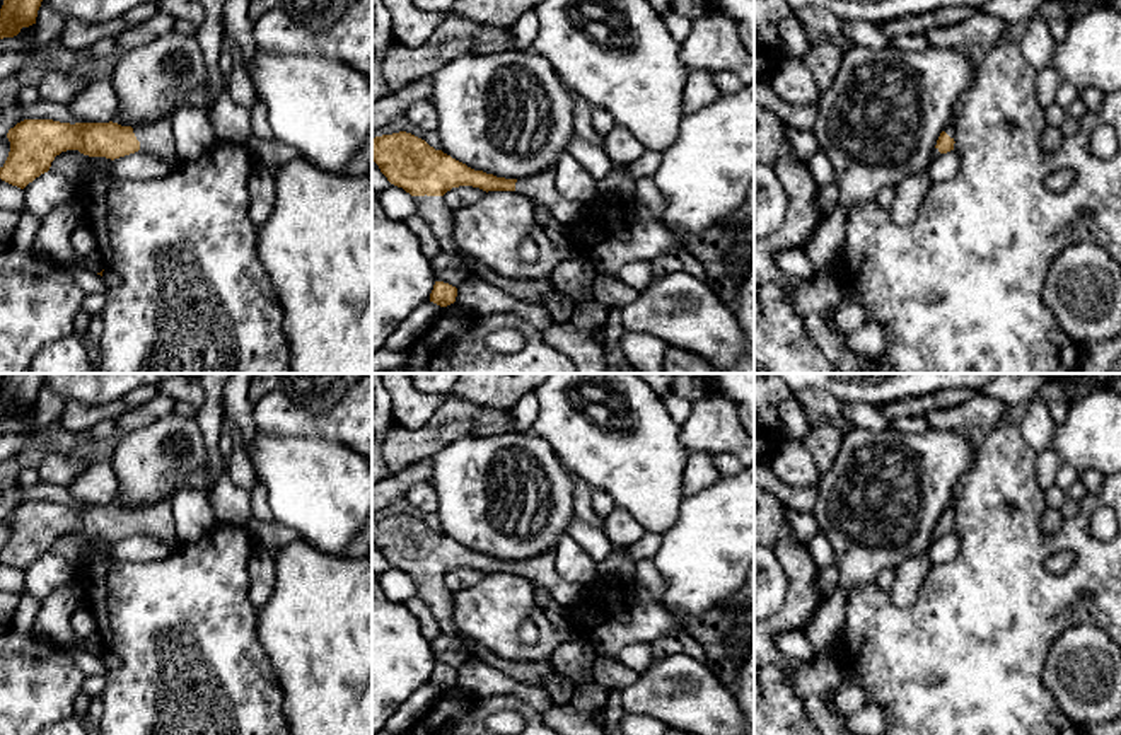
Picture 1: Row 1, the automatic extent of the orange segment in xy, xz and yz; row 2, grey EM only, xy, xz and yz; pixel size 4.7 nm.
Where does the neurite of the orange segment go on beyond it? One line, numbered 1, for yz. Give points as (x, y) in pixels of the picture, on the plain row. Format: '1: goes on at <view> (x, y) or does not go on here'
1: goes on at yz (949, 512)

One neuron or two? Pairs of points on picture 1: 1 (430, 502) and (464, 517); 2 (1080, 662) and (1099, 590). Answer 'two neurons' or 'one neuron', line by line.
1: two neurons
2: two neurons

